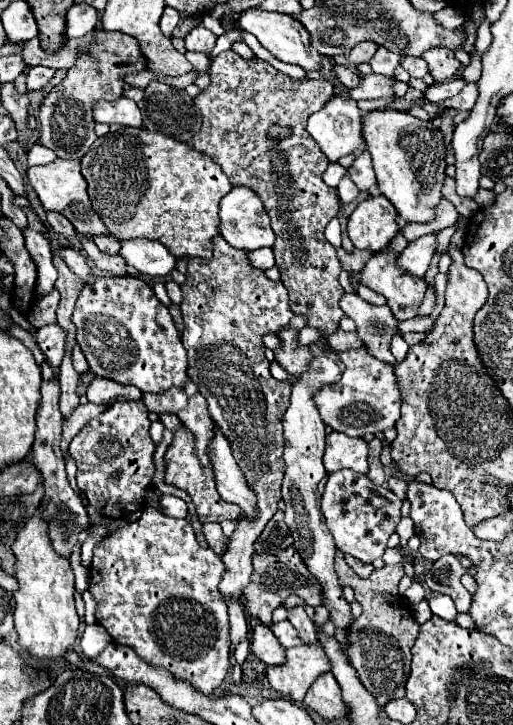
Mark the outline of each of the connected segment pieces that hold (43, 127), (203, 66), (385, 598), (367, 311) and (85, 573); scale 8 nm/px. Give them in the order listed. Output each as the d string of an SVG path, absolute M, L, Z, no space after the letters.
M97 28L93 32L93 40L87 46L87 52L79 52L65 80L59 82L43 100L39 110L39 144L55 150L59 158L83 158L89 146L97 140L97 134L93 130L93 106L99 100L113 102L117 98L123 98L123 90L127 88L125 76L129 72L143 70L147 70L147 58L137 38Z
M185 52L185 58L191 62L193 72L197 72L195 84L203 90L209 84L209 64L211 64L211 58L207 54L201 54L201 52Z
M343 552L335 554L335 572L341 586L355 590L355 600L361 604L363 614L349 626L349 660L355 666L363 686L385 706L393 698L405 696L405 684L411 670L411 646L419 634L419 624L411 610L403 610L403 598L397 594L397 584L405 576L403 566L383 566L373 570L369 578L359 578L343 560Z
M345 294L341 298L341 310L357 324L357 336L365 350L383 362L395 364L391 354L391 340L397 334L399 320L387 306L375 306L361 300L357 294Z
M78 542L73 547L72 552L72 571L75 576L75 589L82 594L88 589L90 584L89 569L81 565L81 545L83 542Z

